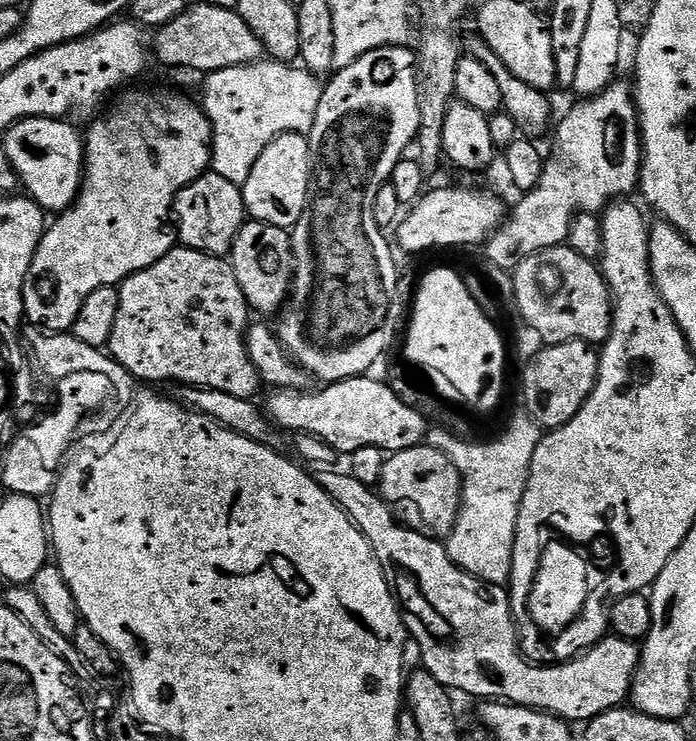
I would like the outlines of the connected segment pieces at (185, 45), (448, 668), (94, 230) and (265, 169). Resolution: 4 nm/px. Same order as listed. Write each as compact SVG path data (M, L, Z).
M207 2L193 3L178 18L155 33L154 56L172 68L189 68L192 72L207 74L226 70L230 66L254 64L265 55L254 30L246 26L240 13L222 6L210 6Z
M336 470L317 471L317 482L370 542L404 615L404 631L416 639L424 655L423 671L438 678L445 688L481 696L479 699L484 702L499 700L538 708L569 722L590 721L629 699L632 676L640 662L640 648L633 641L612 634L604 638L609 640L593 643L573 659L551 666L533 664L516 645L512 602L507 591L497 591L500 593L495 600L484 581L469 576L452 561L441 541L422 535L415 527L403 528L392 517L393 509L383 496L351 474L343 476L332 471Z
M127 92L123 93L125 96L105 116L97 115L91 121L93 124L88 128L88 136L86 132L83 137L84 181L80 184L80 192L76 195L76 201L65 212L59 213L53 219L56 220L53 224L51 221L45 227L44 237L40 239L40 245L32 259L32 265L24 283L24 315L29 325L37 324L40 327L37 329L43 330L45 333L67 333L78 318L78 310L82 310L82 302L86 302L86 298L90 298L90 294L94 294L94 290L119 286L128 276L146 270L150 266L154 266L154 262L161 260L174 246L174 232L169 224L172 216L172 202L176 198L176 193L182 191L189 182L209 171L212 162L212 127L203 107L197 101L195 104L190 97L179 96L176 92Z
M299 132L282 134L274 138L274 142L266 146L266 150L262 150L262 158L254 162L254 170L250 170L250 178L246 178L242 186L245 213L263 224L291 230L306 210L309 187L307 135Z

